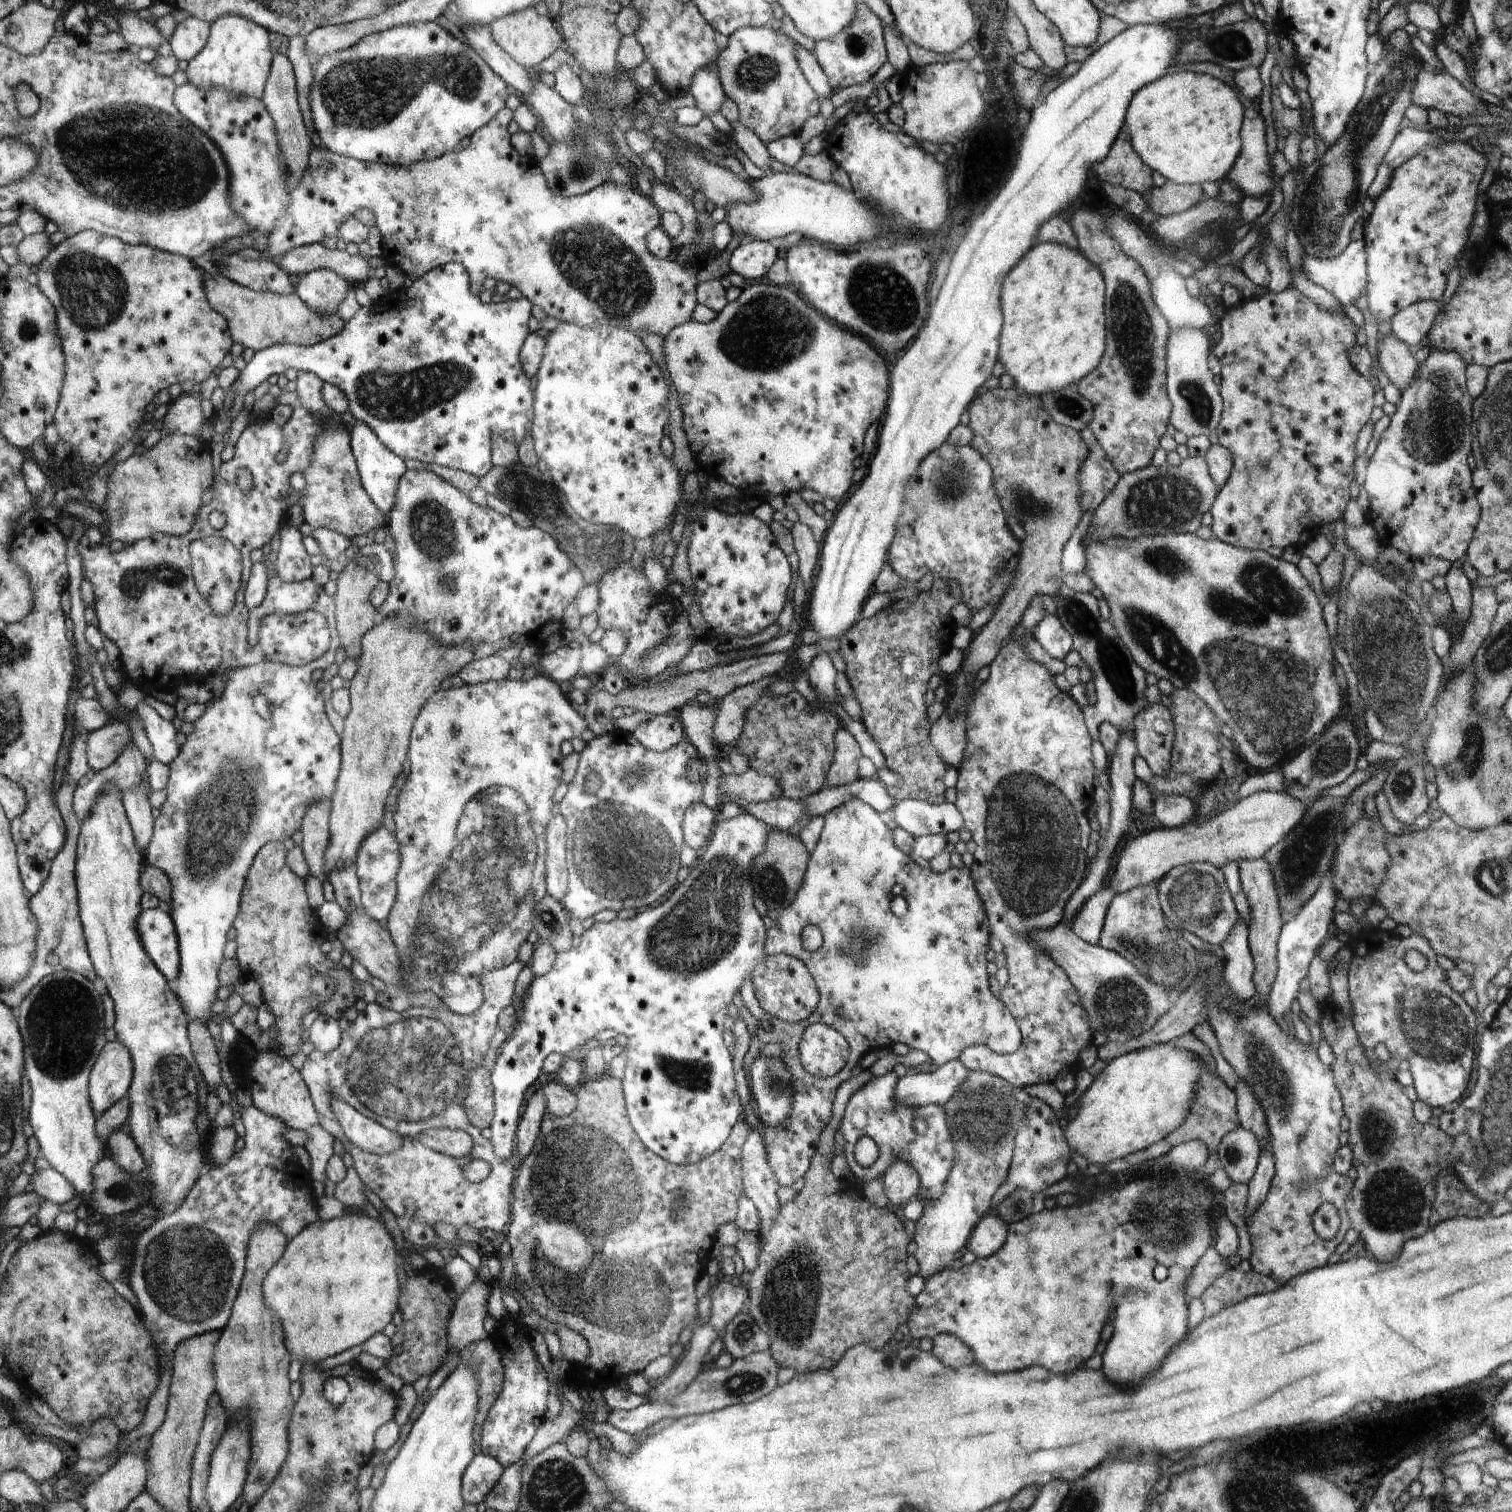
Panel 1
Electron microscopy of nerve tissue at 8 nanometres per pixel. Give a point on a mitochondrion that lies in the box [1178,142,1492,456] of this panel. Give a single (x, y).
(1320, 224)

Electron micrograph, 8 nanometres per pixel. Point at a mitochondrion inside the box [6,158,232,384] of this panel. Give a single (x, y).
(93, 291)

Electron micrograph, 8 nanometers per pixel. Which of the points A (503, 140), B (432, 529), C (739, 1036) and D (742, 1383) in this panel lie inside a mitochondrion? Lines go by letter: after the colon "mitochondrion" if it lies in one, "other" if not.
A: other
B: mitochondrion
C: other
D: mitochondrion

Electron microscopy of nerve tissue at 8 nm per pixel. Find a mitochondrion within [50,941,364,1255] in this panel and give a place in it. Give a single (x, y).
(173, 1092)

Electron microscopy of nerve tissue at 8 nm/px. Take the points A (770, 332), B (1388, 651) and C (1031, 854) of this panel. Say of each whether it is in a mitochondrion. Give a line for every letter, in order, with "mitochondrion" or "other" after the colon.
A: mitochondrion
B: mitochondrion
C: mitochondrion

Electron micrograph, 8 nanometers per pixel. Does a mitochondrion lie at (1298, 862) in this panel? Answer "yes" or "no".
yes

